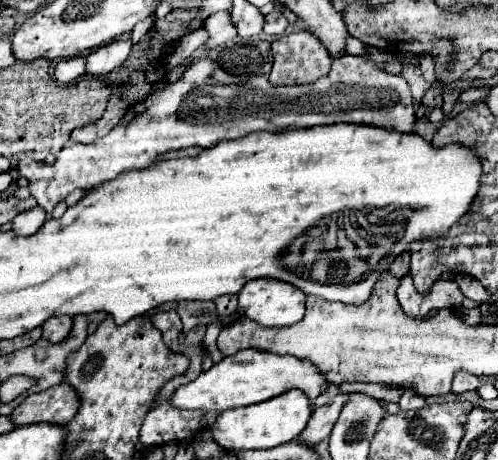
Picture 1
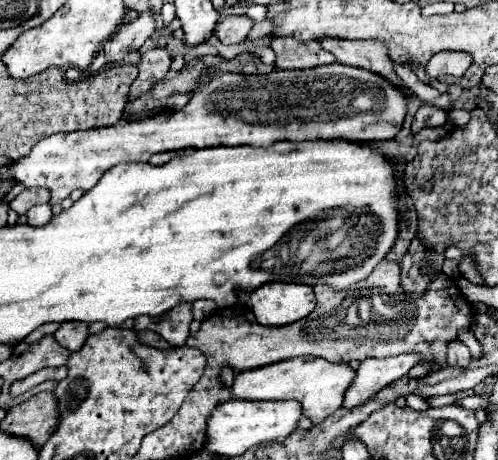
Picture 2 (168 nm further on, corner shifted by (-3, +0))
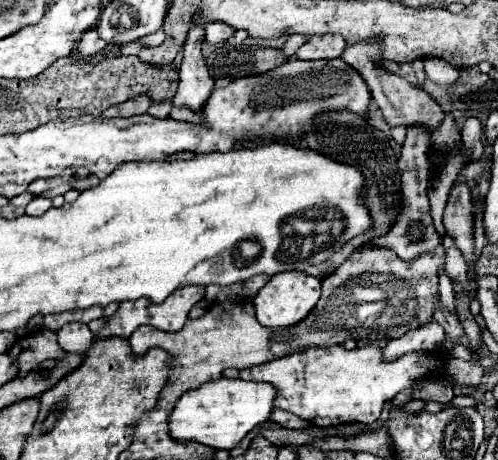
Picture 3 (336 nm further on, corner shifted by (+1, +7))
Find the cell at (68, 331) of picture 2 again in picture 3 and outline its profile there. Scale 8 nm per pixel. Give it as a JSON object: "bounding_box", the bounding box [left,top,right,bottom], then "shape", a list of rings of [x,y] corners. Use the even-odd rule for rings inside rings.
{"bounding_box":[58,322,94,354],"shape":[[[70,322],[70,324],[64,324],[60,330],[58,330],[58,344],[66,350],[66,352],[76,352],[76,354],[82,354],[90,348],[94,336],[92,332],[88,330],[86,324],[82,322]]]}

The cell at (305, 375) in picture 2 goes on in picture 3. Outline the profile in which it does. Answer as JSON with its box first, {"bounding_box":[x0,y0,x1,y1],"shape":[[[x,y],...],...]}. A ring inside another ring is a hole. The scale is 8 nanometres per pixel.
{"bounding_box":[240,340,454,428],"shape":[[[446,340],[440,352],[412,352],[406,354],[394,362],[382,362],[380,356],[380,348],[376,344],[366,344],[360,346],[356,350],[344,350],[344,346],[332,346],[332,348],[308,348],[308,350],[300,350],[296,354],[272,360],[268,364],[258,364],[252,366],[250,370],[240,370],[240,378],[242,380],[252,380],[252,382],[270,382],[278,388],[278,398],[276,398],[276,406],[288,412],[294,412],[296,416],[312,422],[314,426],[320,428],[330,428],[330,426],[340,426],[340,424],[348,424],[350,420],[358,420],[362,424],[370,424],[374,420],[378,420],[382,404],[386,400],[392,400],[400,390],[408,388],[414,380],[428,376],[430,372],[434,372],[436,368],[440,368],[444,364],[444,350],[450,348],[454,342]]]}

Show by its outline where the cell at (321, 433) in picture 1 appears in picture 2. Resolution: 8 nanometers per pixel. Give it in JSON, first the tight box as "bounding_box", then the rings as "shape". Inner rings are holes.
{"bounding_box":[344,355,420,407],"shape":[[[398,355],[388,359],[364,359],[356,373],[356,383],[348,389],[344,407],[354,407],[368,401],[374,393],[390,385],[392,381],[408,375],[408,371],[420,363],[418,355]]]}

